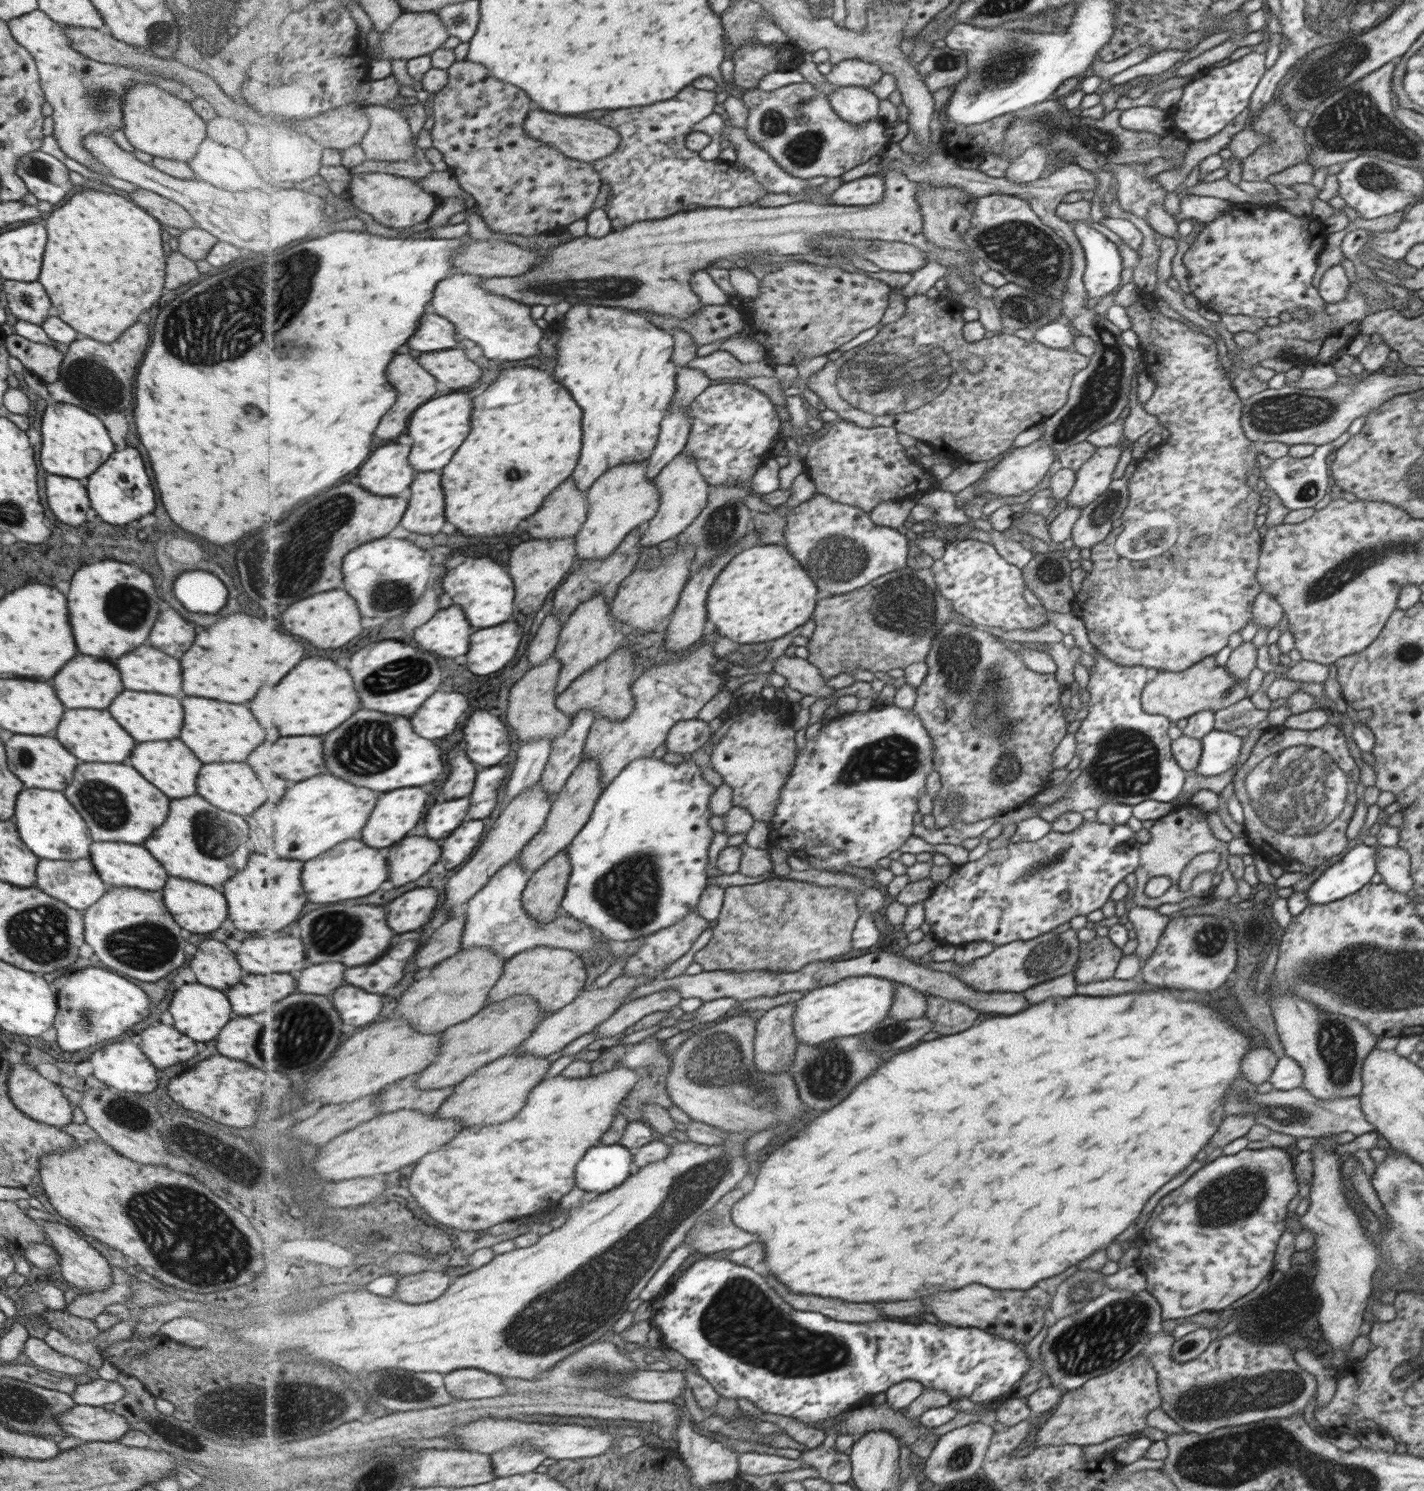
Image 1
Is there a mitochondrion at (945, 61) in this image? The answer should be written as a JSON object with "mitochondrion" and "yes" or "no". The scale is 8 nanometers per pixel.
{"mitochondrion":"yes"}

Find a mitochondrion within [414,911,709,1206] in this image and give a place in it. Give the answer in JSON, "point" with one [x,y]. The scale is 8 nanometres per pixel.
{"point":[568,929]}

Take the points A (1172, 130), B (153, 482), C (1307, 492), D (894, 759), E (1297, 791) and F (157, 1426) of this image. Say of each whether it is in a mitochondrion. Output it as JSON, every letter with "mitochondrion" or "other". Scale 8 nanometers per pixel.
{"A":"other","B":"other","C":"mitochondrion","D":"mitochondrion","E":"mitochondrion","F":"mitochondrion"}

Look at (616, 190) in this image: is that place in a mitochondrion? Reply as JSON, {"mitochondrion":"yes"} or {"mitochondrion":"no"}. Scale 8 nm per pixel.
{"mitochondrion":"no"}

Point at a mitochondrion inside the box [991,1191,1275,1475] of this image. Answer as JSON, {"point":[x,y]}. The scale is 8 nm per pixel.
{"point":[1094,1344]}

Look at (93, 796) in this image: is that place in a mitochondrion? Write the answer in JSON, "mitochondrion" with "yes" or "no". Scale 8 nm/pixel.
{"mitochondrion":"yes"}

